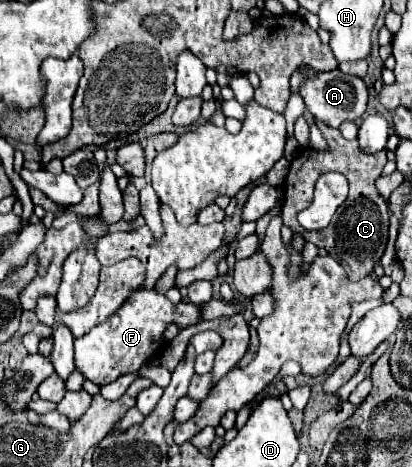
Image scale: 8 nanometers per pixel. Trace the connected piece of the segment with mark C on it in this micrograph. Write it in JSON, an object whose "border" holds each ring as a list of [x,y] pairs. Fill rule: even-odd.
{"border":[[[317,121],[319,129],[323,131],[323,137],[329,143],[329,151],[315,151],[311,147],[305,147],[297,153],[297,157],[291,161],[289,175],[285,179],[285,203],[283,203],[283,223],[289,225],[293,231],[301,233],[305,241],[315,243],[317,247],[325,247],[327,253],[335,259],[341,261],[345,267],[347,275],[351,275],[351,281],[359,281],[365,275],[373,271],[375,261],[381,259],[385,245],[387,245],[387,235],[389,235],[389,207],[383,195],[375,189],[375,179],[383,173],[383,167],[387,163],[385,151],[379,153],[363,153],[359,149],[357,141],[345,141],[339,133],[339,129],[329,127],[321,121]],[[329,171],[343,173],[349,181],[349,197],[347,201],[335,211],[335,217],[327,225],[327,229],[319,231],[309,231],[299,225],[297,213],[303,211],[303,207],[309,205],[313,199],[313,189],[320,175]]]}

